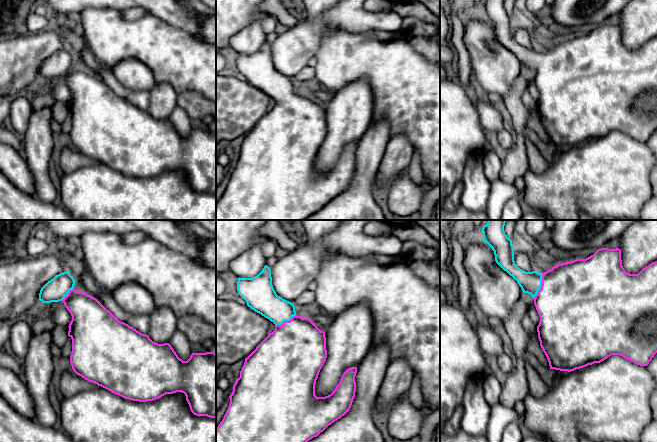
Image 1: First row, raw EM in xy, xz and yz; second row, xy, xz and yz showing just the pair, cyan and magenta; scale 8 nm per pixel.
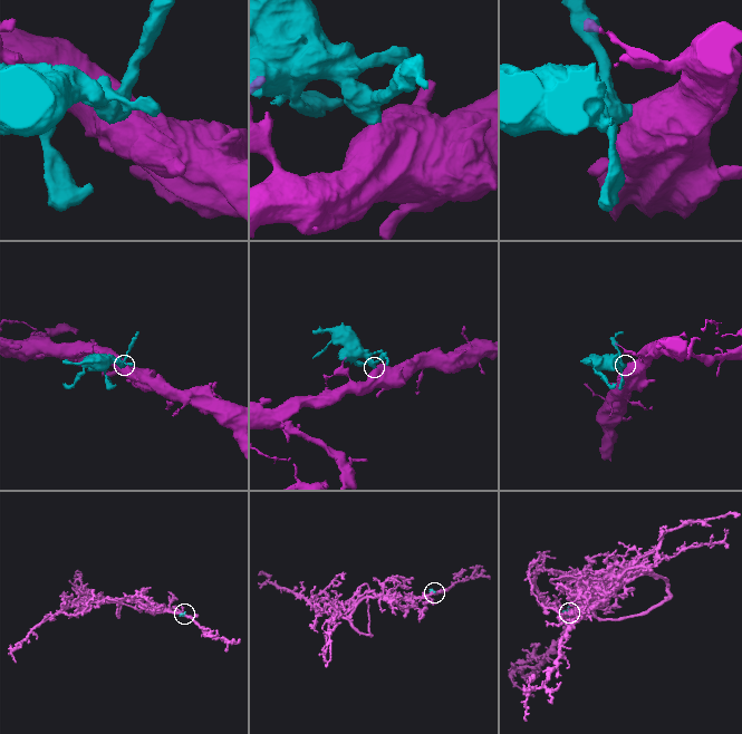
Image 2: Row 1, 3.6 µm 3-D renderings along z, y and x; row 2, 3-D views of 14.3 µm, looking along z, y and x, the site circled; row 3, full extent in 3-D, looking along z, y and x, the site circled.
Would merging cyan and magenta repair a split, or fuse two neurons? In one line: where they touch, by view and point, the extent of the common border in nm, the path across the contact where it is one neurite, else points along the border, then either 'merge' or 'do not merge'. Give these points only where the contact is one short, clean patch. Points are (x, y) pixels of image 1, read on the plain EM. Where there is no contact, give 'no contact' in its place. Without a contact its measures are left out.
yz (540, 62) | 220 nm | across yz (530, 58), (540, 62), (561, 70), (570, 70) | merge

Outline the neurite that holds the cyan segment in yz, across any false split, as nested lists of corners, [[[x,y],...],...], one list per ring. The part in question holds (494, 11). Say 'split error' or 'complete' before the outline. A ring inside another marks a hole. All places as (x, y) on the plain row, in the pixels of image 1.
split error; [[[505,0],[484,1],[483,16],[494,27],[496,39],[517,57],[524,69],[534,74],[540,93],[538,114],[550,145],[571,148],[600,139],[611,131],[620,131],[640,142],[649,140],[657,129],[657,37],[638,50],[629,50],[622,42],[619,24],[601,24],[586,35],[558,40],[544,49],[536,46],[526,48],[515,40],[515,23],[505,10],[504,2]]]

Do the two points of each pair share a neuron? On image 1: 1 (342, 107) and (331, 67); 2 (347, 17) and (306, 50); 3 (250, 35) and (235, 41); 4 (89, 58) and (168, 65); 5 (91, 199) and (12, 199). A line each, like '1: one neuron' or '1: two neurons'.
1: two neurons
2: one neuron
3: one neuron
4: two neurons
5: two neurons

